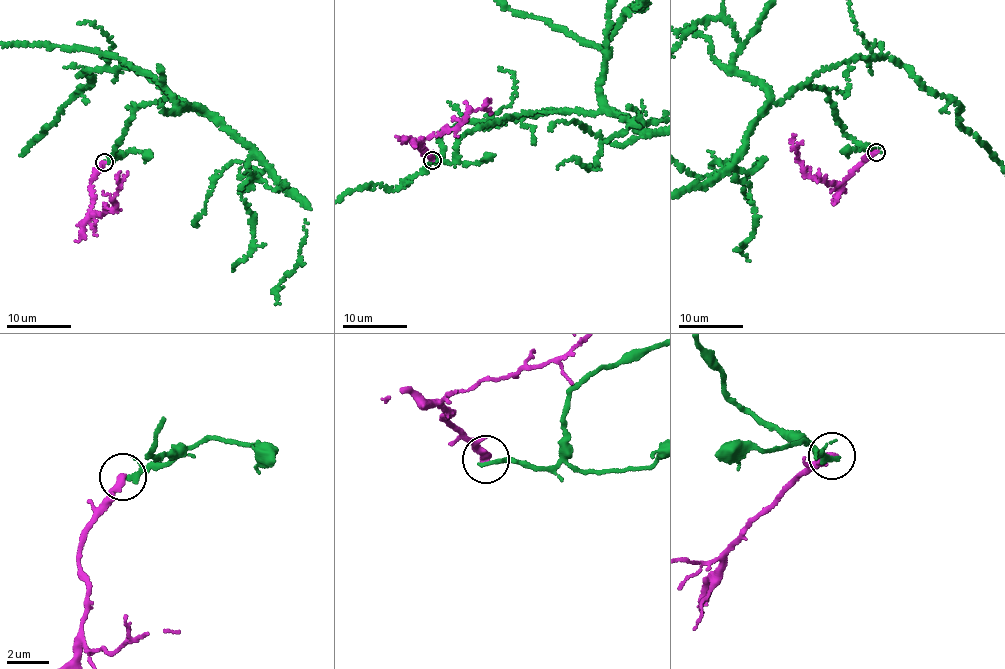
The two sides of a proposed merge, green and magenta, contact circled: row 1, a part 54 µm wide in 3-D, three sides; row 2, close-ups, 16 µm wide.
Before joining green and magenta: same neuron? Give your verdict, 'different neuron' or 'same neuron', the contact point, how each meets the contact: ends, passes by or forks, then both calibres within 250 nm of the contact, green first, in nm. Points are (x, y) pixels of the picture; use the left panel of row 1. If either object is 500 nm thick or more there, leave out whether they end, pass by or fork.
different neuron; place (104, 162); green ends; magenta ends; calibres 240 and 380 nm

